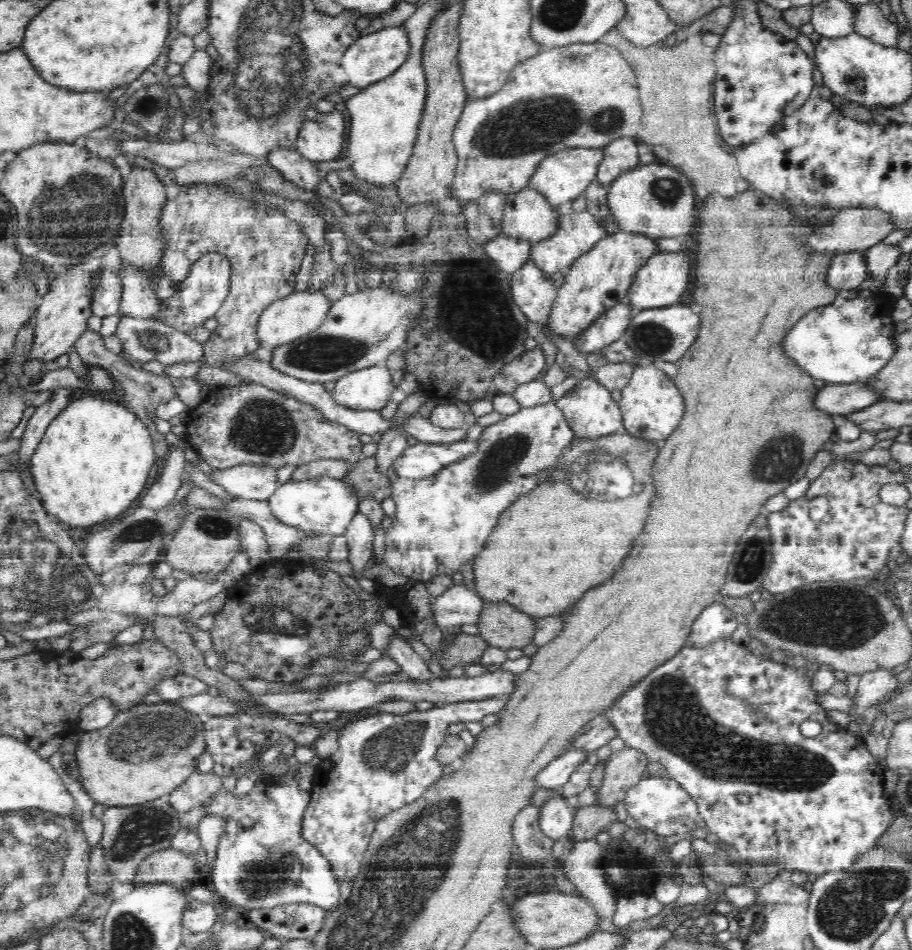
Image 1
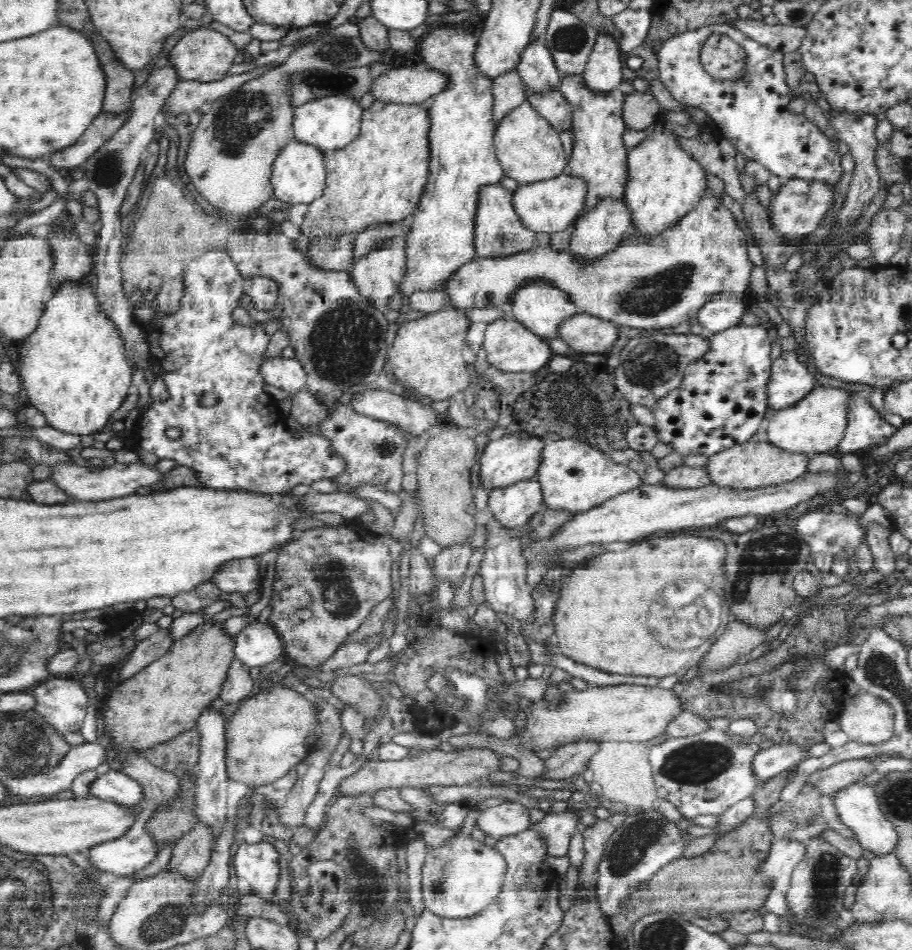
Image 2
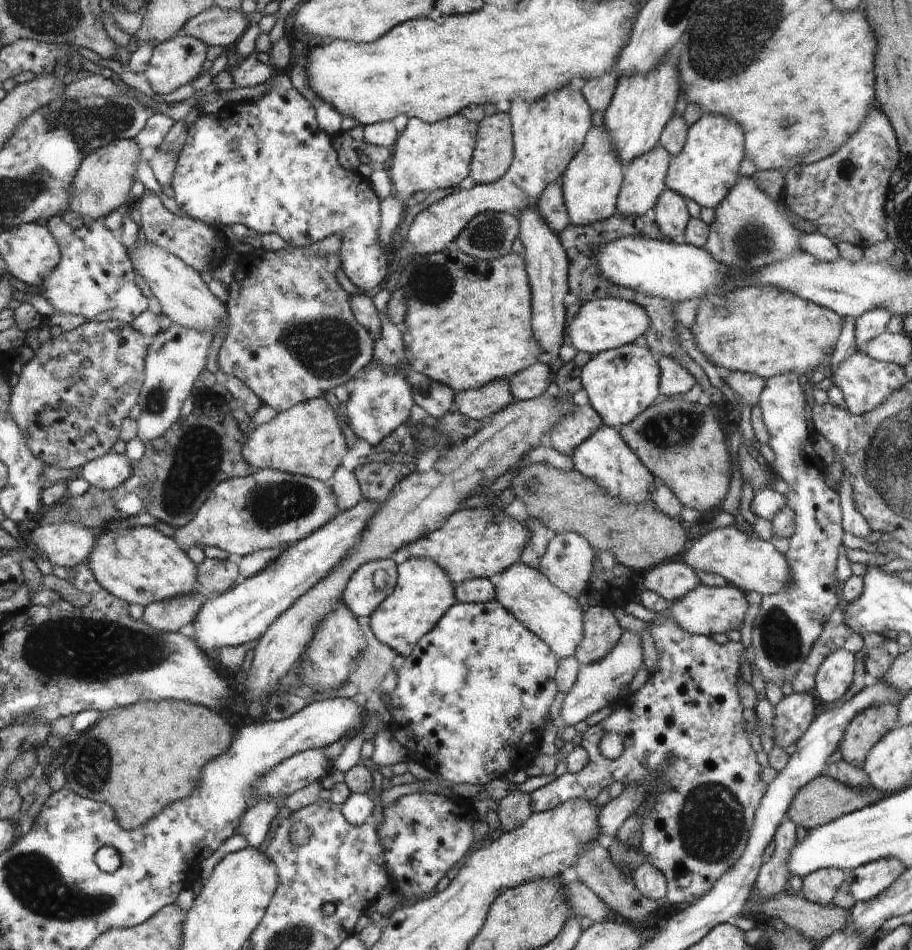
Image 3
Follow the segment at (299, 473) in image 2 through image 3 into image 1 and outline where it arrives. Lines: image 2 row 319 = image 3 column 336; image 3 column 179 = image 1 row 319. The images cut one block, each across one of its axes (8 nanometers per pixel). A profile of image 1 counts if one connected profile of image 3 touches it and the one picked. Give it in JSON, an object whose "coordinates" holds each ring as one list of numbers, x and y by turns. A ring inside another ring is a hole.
{"coordinates":[[221,252,206,253,194,264,189,278,180,285,172,298,164,301,162,316,154,318,162,320,176,329,186,332,194,326,202,325,220,308,226,293,230,288,231,264,226,255]]}

